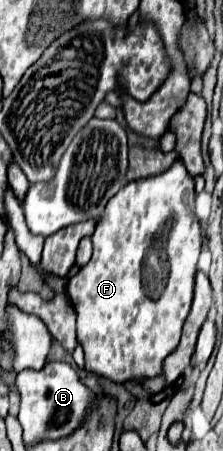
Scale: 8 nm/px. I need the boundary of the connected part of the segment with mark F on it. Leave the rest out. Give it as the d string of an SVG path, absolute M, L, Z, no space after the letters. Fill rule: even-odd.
M177 160L167 172L159 174L159 178L143 178L143 182L129 182L127 186L123 186L119 190L119 194L115 194L115 198L111 198L111 202L107 204L103 218L99 220L91 240L93 240L91 260L79 270L79 274L69 278L69 282L67 282L67 296L71 298L73 308L77 312L77 342L81 344L81 348L85 352L85 370L95 372L99 376L105 376L105 378L113 380L115 384L123 384L131 378L157 378L163 374L165 358L177 350L183 322L191 310L197 260L199 260L201 244L203 244L203 234L199 228L199 220L195 216L195 184L193 184L193 178L189 178L181 160Z

